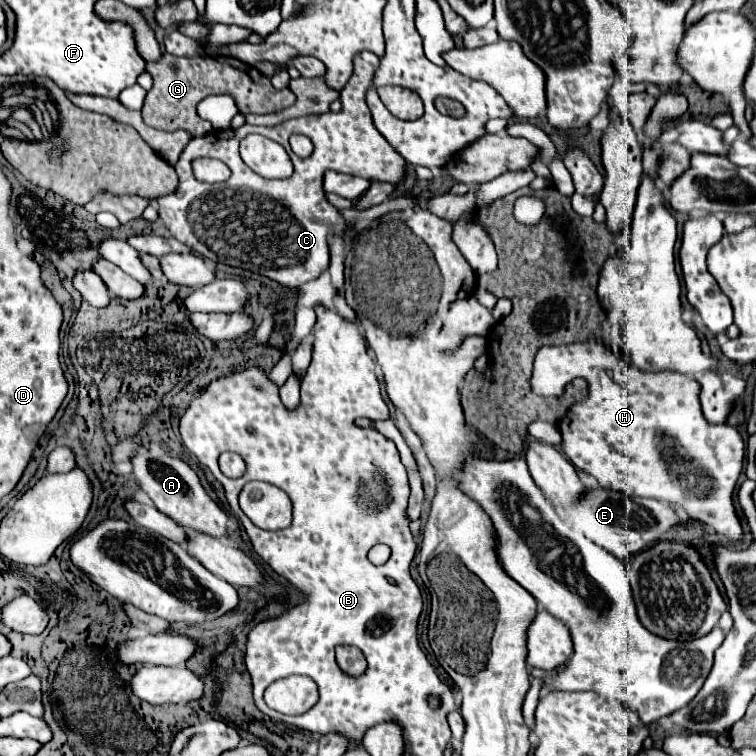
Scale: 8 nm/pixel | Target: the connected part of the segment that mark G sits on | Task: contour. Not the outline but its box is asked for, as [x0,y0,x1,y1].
[143,54,295,136]

